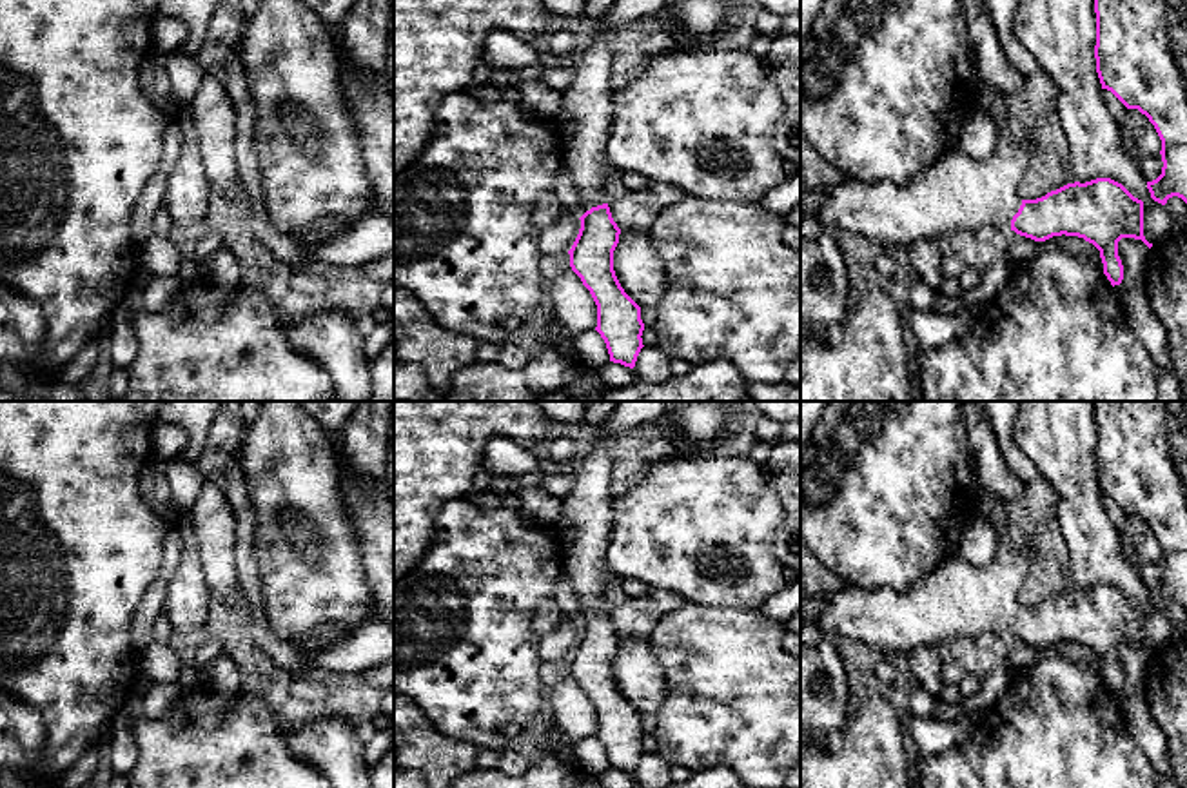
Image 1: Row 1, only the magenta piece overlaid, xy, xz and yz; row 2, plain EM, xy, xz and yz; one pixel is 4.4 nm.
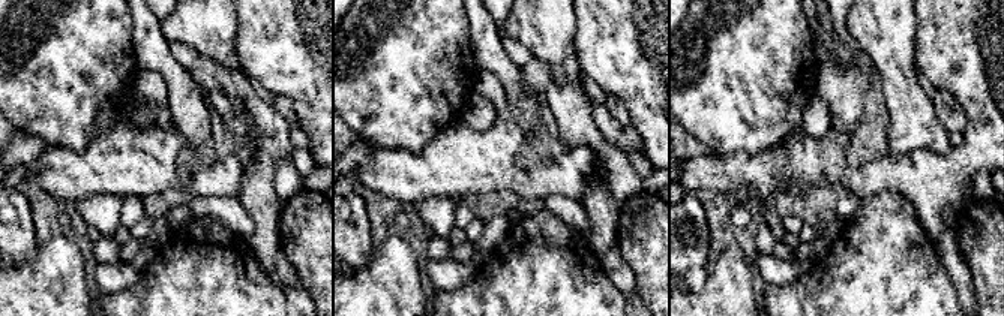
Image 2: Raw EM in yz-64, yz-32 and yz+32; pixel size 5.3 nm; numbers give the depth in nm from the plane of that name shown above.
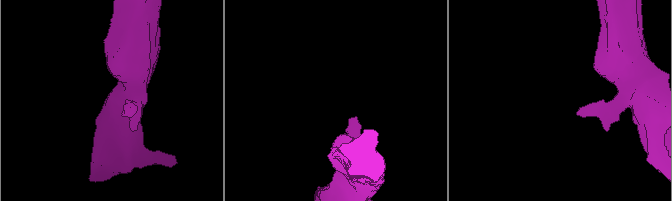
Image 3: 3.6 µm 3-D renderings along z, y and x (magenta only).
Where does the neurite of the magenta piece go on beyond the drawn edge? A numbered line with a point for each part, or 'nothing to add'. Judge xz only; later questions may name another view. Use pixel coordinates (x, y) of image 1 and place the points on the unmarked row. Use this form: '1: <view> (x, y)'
1: xz (588, 511)

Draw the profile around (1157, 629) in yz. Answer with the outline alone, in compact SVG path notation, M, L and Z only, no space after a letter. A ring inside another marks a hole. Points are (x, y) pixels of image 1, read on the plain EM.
M1020 401L1013 441L1056 490L1055 516L1074 588L1111 585L1122 590L1143 608L1145 646L1162 648L1171 641L1169 617L1151 605L1147 586L1122 554L1120 530L1102 505L1093 401Z

